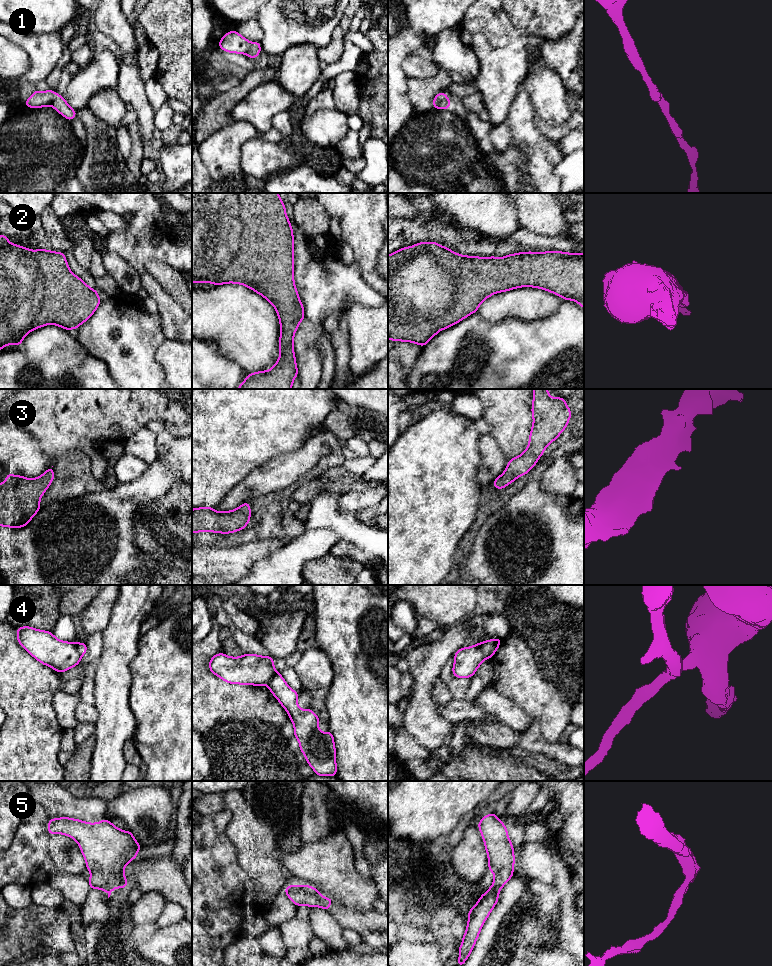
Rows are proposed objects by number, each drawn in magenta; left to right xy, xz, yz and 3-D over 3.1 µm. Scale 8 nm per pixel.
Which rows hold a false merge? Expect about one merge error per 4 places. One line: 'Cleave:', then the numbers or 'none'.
Cleave: 4

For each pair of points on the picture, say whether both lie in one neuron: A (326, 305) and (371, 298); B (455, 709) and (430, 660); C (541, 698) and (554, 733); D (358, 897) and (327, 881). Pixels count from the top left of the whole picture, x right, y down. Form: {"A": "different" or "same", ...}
{"A": "same", "B": "different", "C": "same", "D": "same"}

